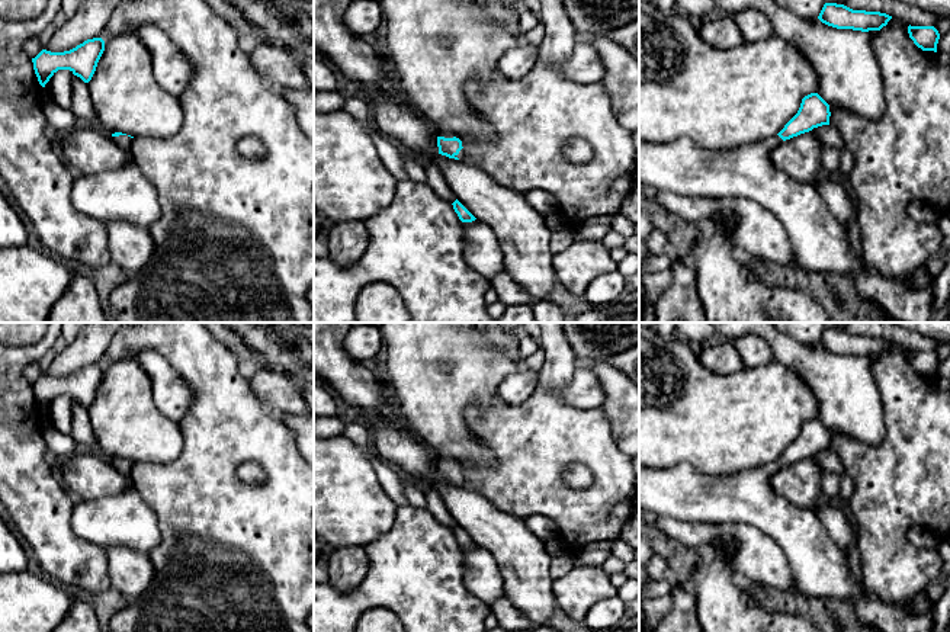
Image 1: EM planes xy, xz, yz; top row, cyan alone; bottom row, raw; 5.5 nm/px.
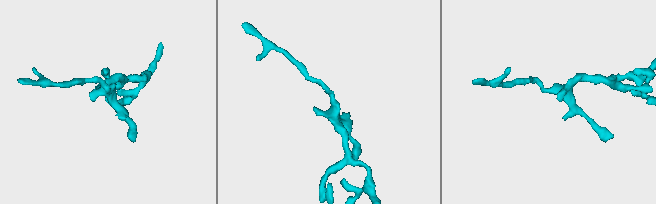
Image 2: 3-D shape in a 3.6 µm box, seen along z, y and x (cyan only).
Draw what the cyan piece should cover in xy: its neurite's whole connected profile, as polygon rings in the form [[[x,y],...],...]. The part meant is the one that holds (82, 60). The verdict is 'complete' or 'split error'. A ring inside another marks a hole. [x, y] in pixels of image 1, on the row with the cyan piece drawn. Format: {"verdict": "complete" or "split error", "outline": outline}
{"verdict": "complete", "outline": [[[102,38],[87,39],[76,48],[64,52],[42,49],[35,58],[32,58],[33,70],[42,87],[45,87],[58,70],[70,70],[84,83],[89,83],[103,51],[105,41]]]}

